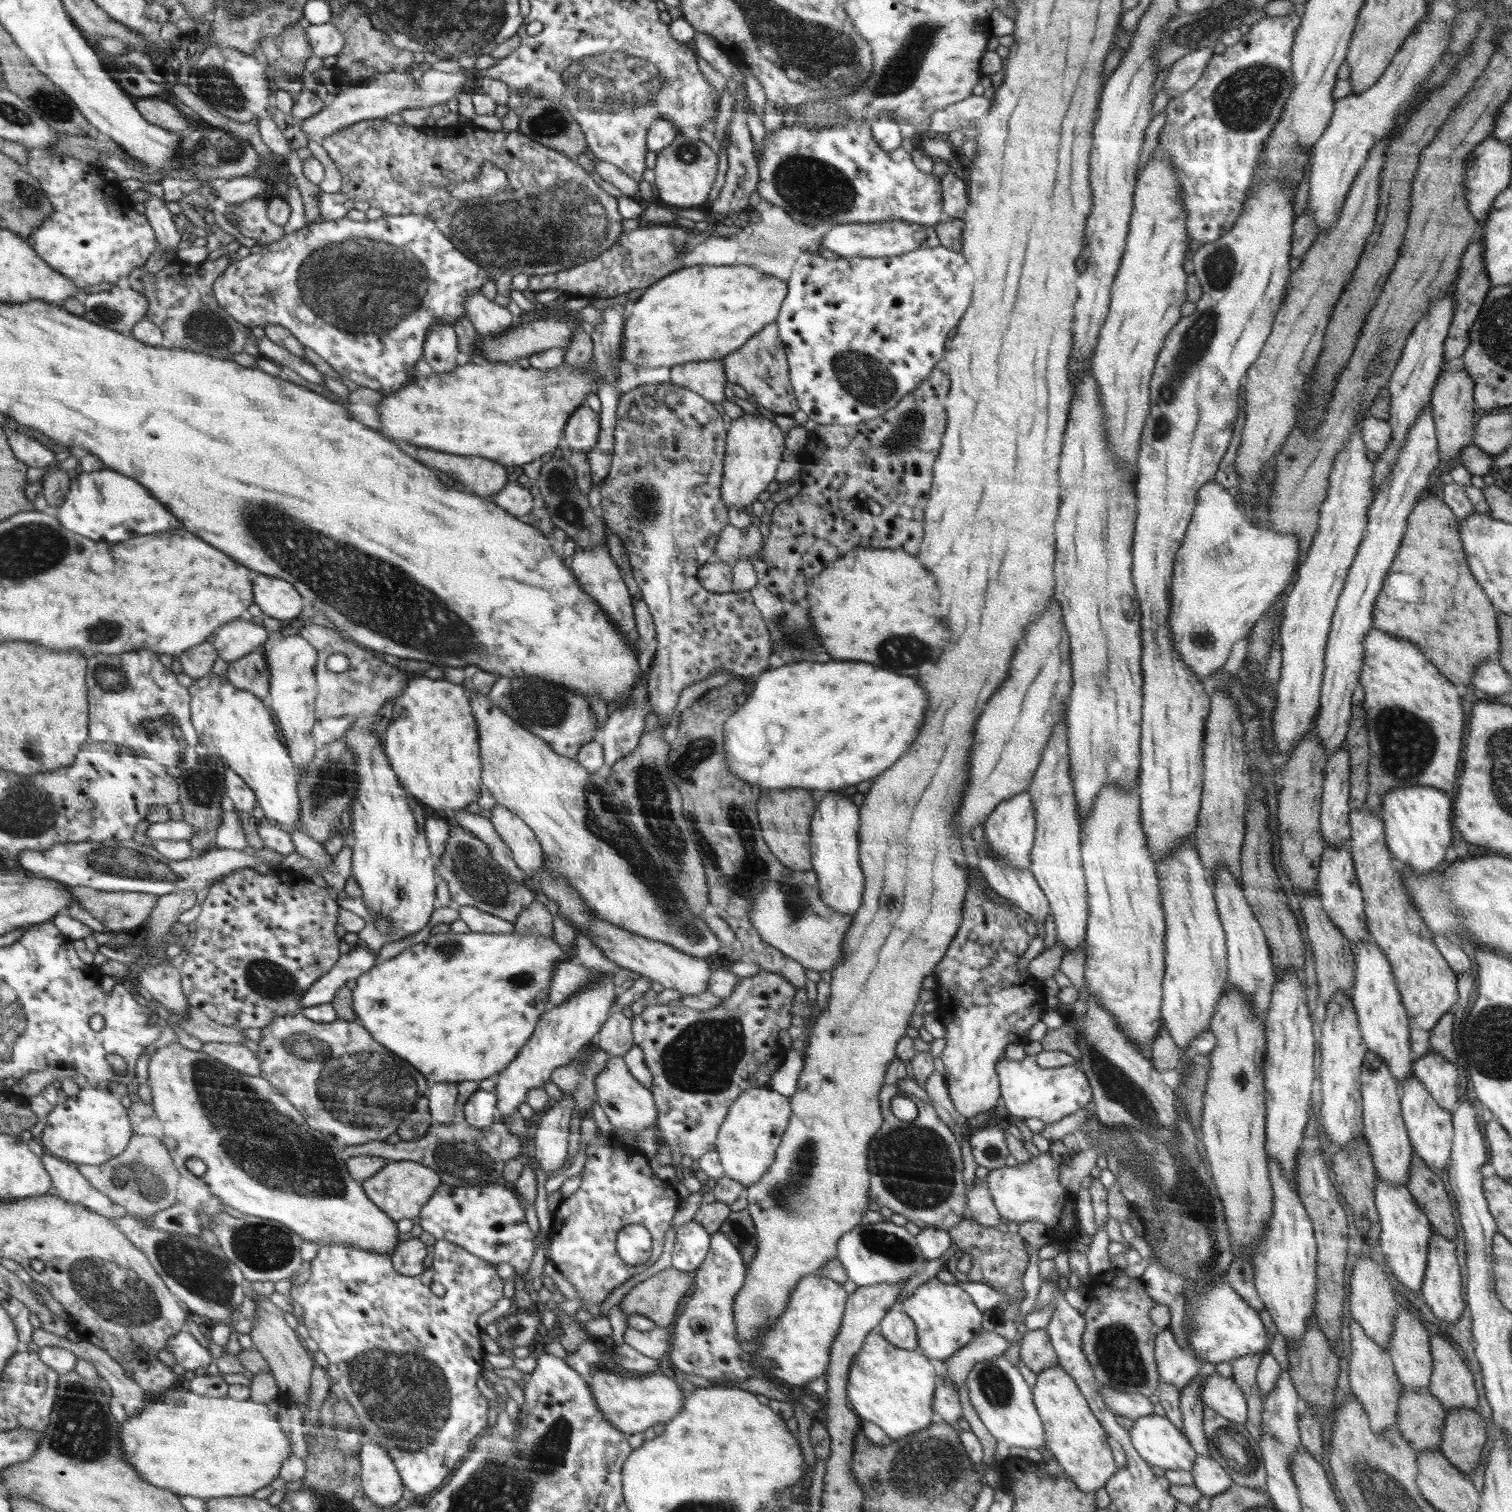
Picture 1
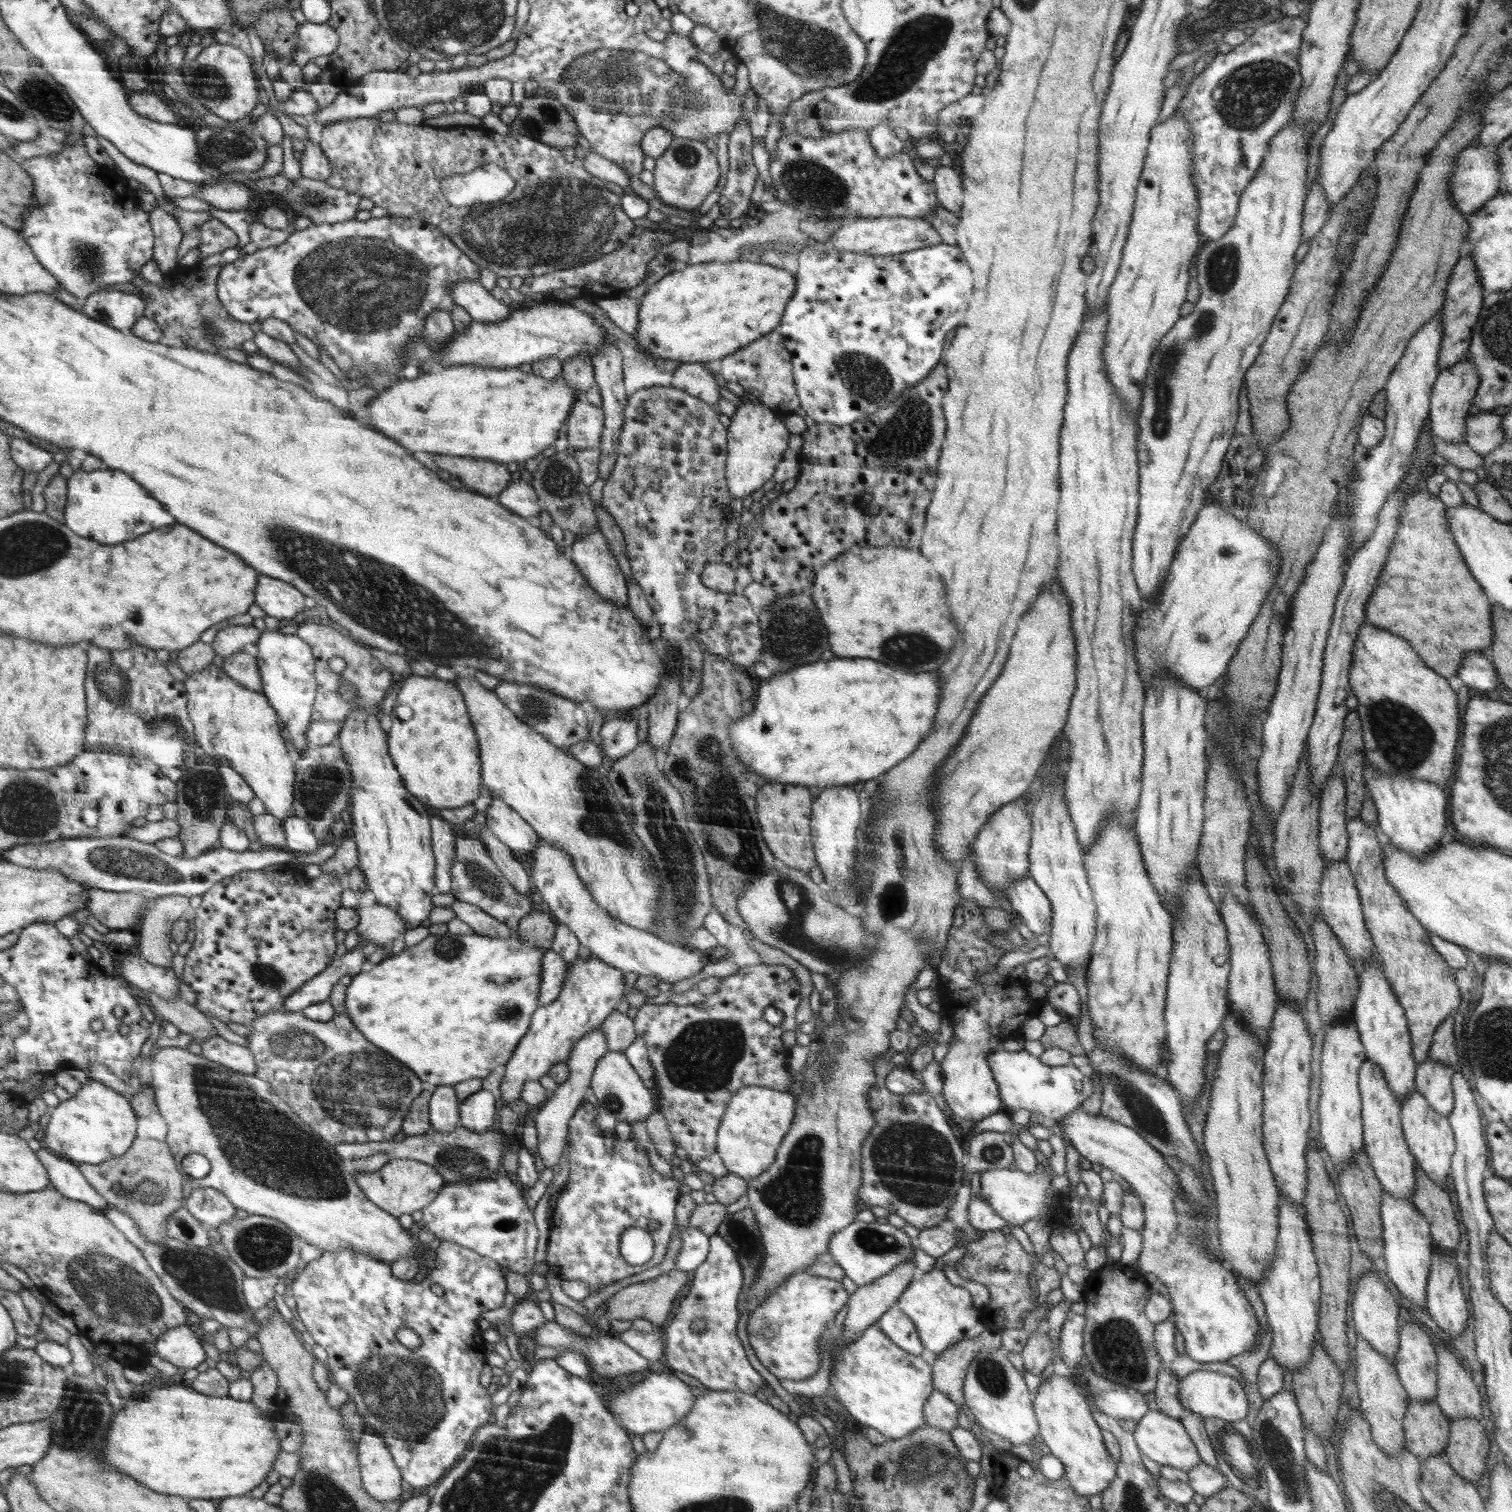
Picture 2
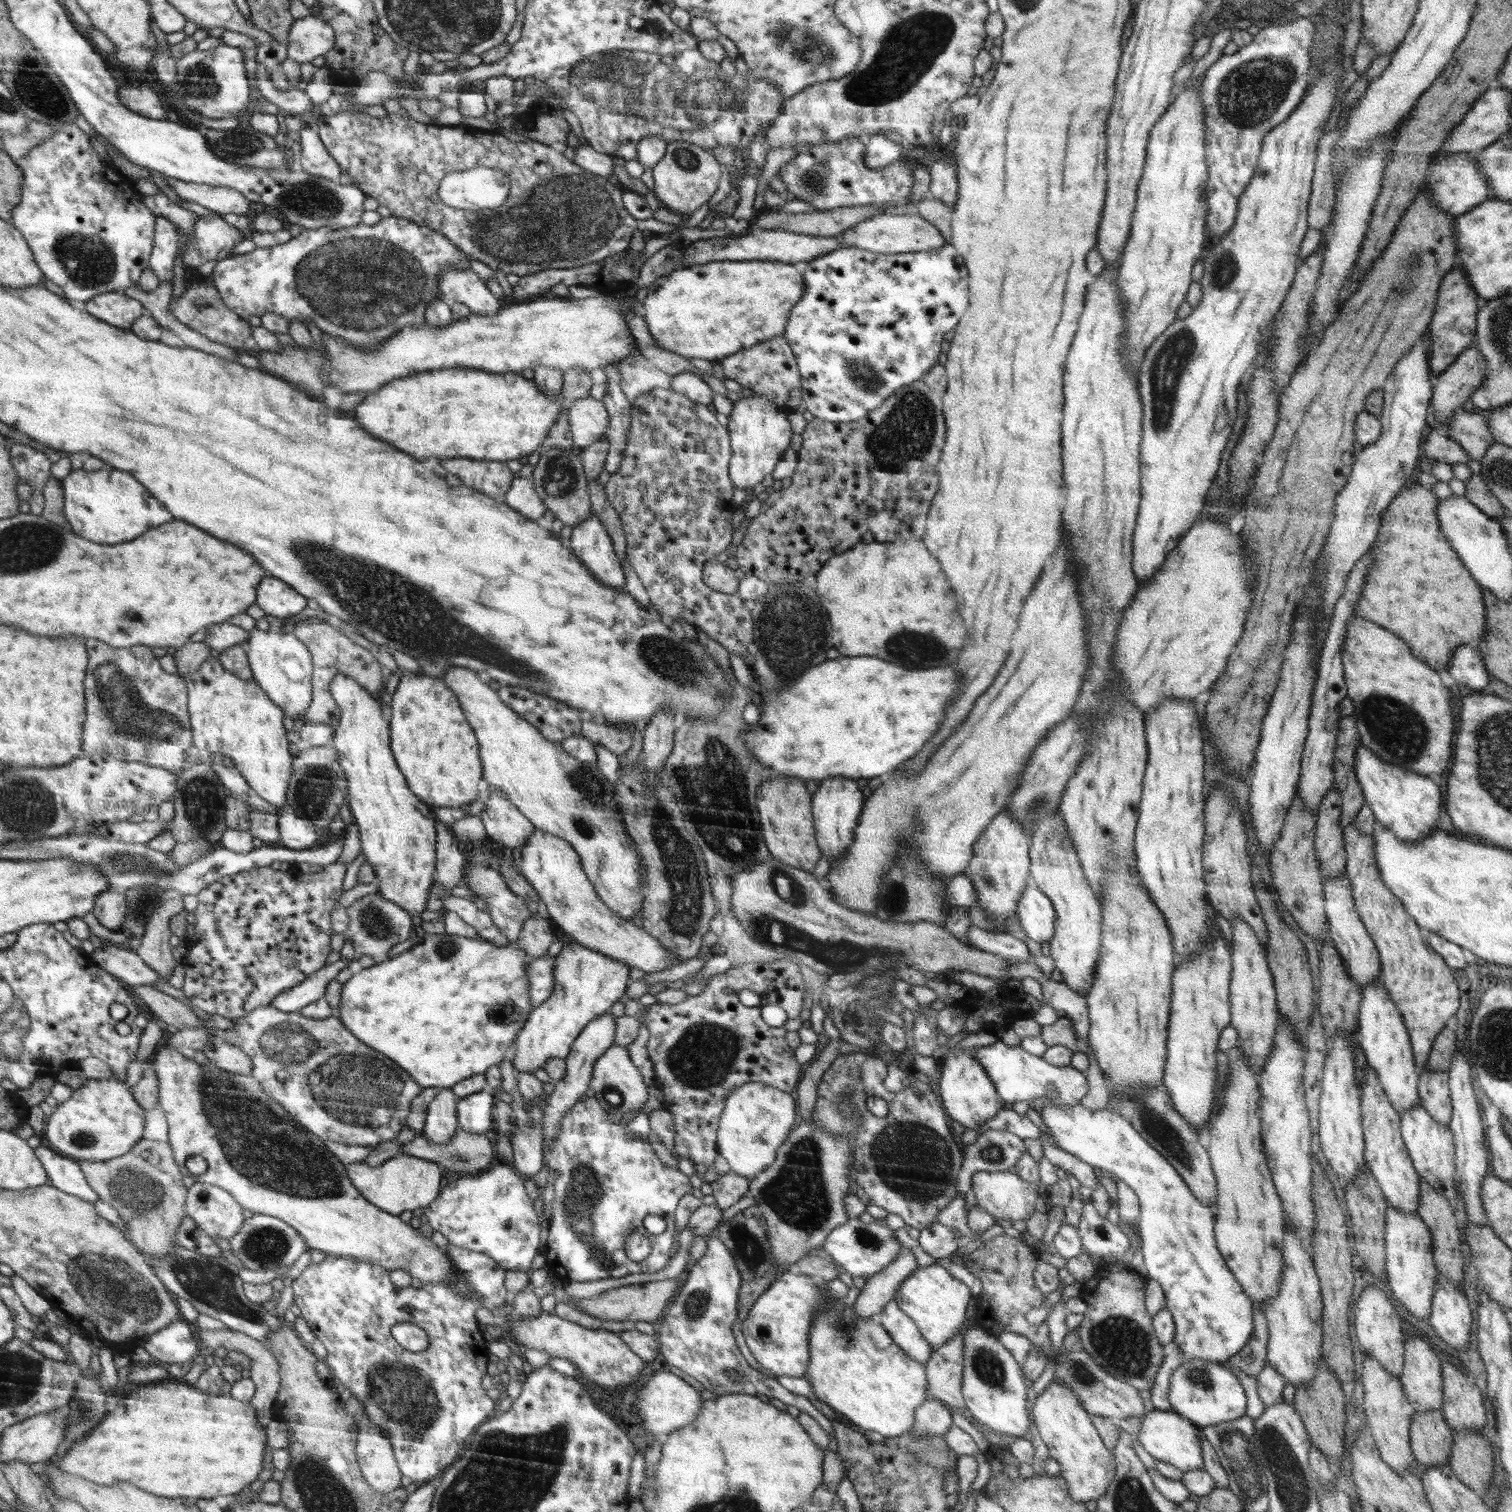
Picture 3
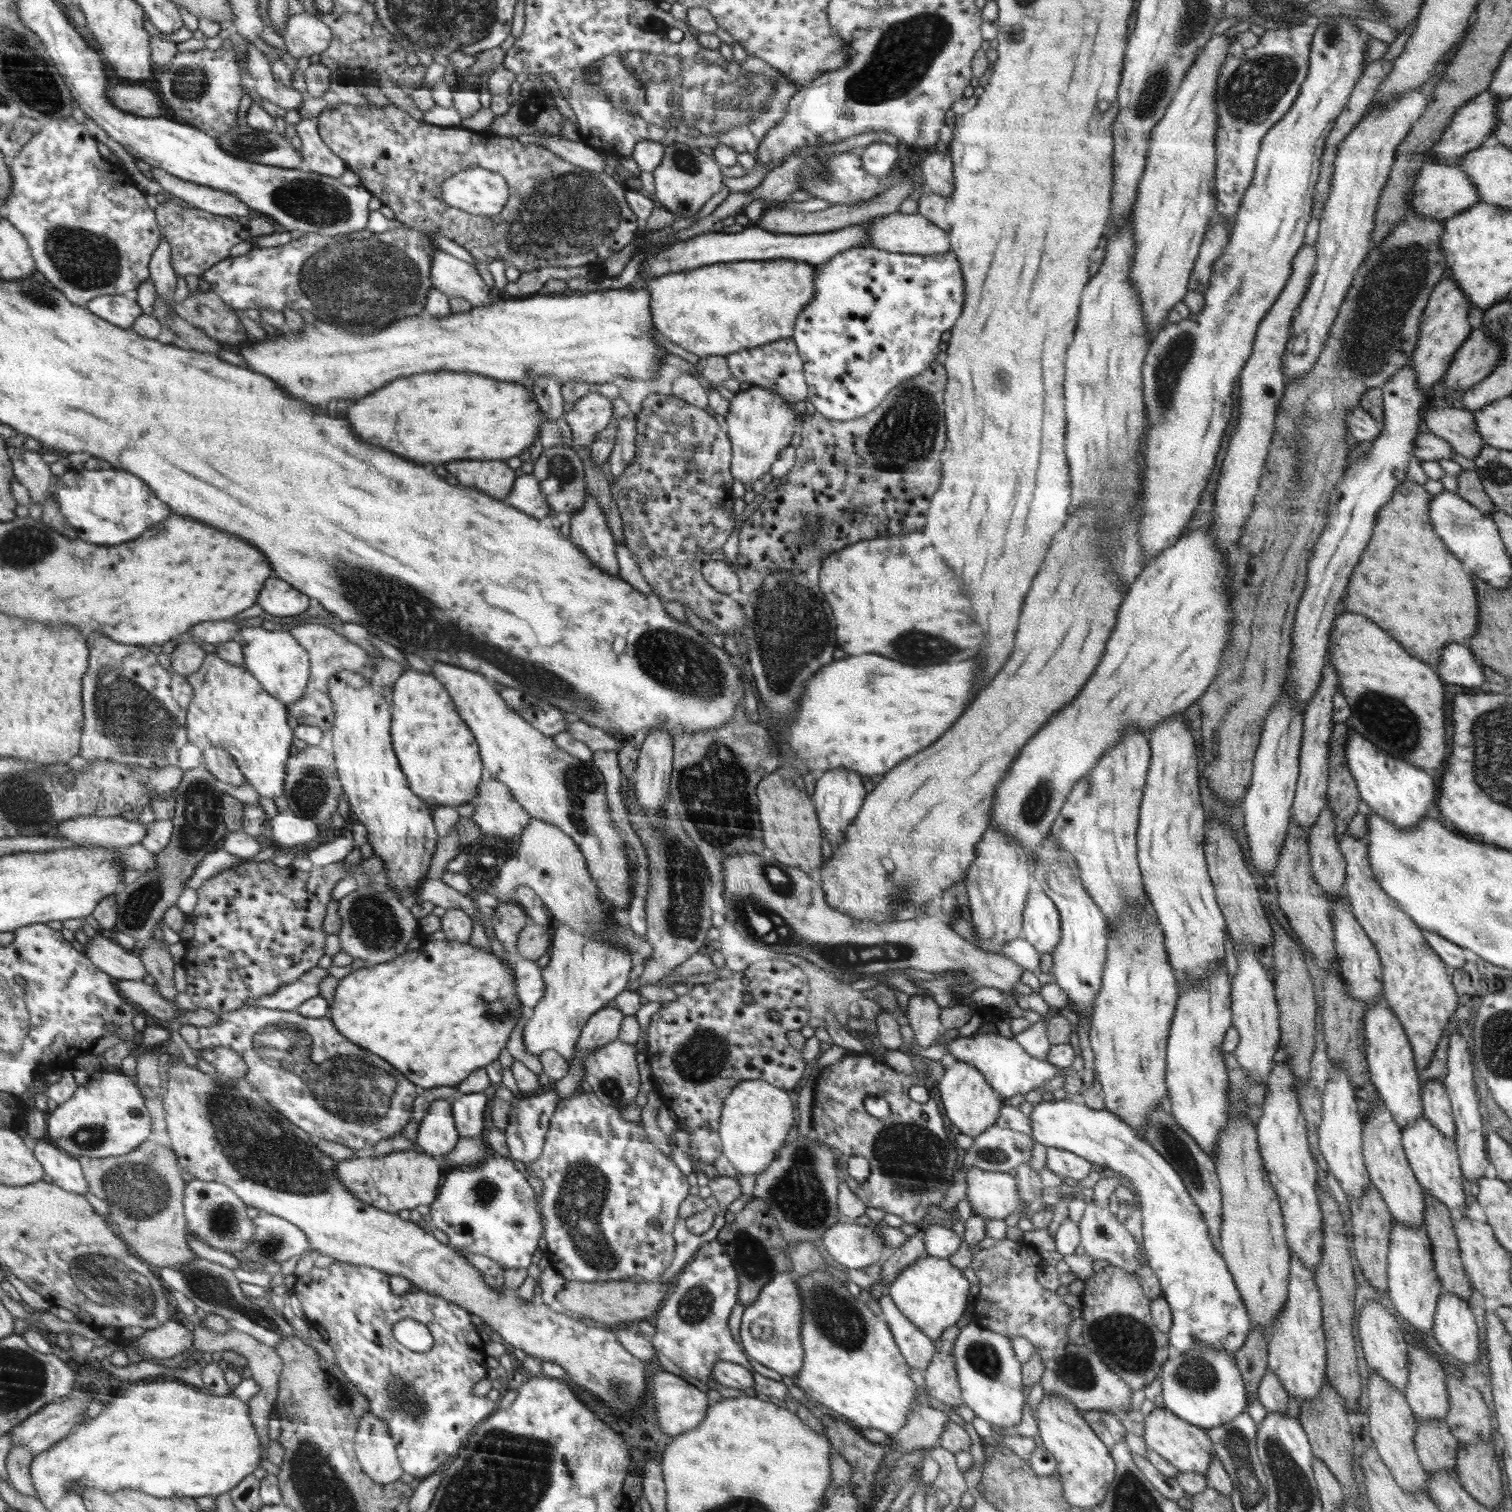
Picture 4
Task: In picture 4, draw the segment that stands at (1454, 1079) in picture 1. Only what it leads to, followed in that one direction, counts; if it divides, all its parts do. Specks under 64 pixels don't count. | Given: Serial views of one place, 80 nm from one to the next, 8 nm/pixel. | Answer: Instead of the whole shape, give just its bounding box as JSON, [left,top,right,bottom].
[1421,1080,1454,1141]

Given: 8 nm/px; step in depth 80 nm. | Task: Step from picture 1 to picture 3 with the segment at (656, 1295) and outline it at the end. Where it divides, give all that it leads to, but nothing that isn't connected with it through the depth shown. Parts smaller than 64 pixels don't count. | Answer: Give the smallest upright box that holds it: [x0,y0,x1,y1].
[572,1278,678,1323]

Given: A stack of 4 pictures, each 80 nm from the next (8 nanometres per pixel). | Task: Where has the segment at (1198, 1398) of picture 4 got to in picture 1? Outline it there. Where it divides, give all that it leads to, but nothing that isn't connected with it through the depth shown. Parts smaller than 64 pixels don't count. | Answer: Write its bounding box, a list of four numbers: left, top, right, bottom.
[1201,1376,1247,1424]

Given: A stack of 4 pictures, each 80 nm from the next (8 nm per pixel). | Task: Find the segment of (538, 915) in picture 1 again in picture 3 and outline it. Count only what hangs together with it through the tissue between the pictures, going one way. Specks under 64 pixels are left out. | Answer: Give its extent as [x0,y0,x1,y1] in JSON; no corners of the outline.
[516,915,559,960]

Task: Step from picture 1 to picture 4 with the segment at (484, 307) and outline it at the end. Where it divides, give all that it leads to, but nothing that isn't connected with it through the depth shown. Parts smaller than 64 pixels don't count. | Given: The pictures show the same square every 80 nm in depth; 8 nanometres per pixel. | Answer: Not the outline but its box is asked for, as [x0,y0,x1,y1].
[431,249,492,308]

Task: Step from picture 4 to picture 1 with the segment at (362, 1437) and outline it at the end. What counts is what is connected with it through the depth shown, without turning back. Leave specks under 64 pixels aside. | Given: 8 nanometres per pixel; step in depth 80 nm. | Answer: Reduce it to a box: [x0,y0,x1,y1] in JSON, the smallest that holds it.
[358,1437,404,1506]

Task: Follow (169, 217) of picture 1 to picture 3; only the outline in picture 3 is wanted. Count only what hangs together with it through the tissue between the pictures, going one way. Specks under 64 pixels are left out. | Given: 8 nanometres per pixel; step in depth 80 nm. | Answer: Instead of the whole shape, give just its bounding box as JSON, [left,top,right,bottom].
[151,215,179,282]

